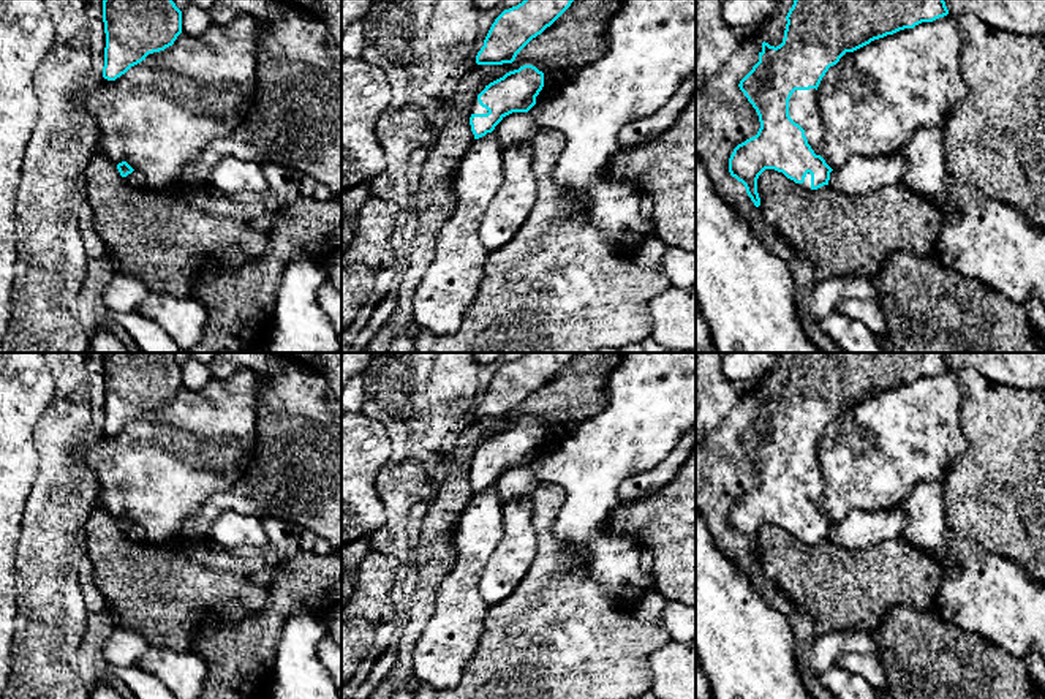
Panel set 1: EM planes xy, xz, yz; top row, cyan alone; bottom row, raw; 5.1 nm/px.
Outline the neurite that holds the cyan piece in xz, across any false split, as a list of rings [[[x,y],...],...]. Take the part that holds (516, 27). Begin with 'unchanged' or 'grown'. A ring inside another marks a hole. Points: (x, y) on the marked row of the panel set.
unchanged; [[[523,0],[504,9],[492,24],[484,46],[476,55],[477,65],[512,63],[517,54],[550,27],[574,0]]]

